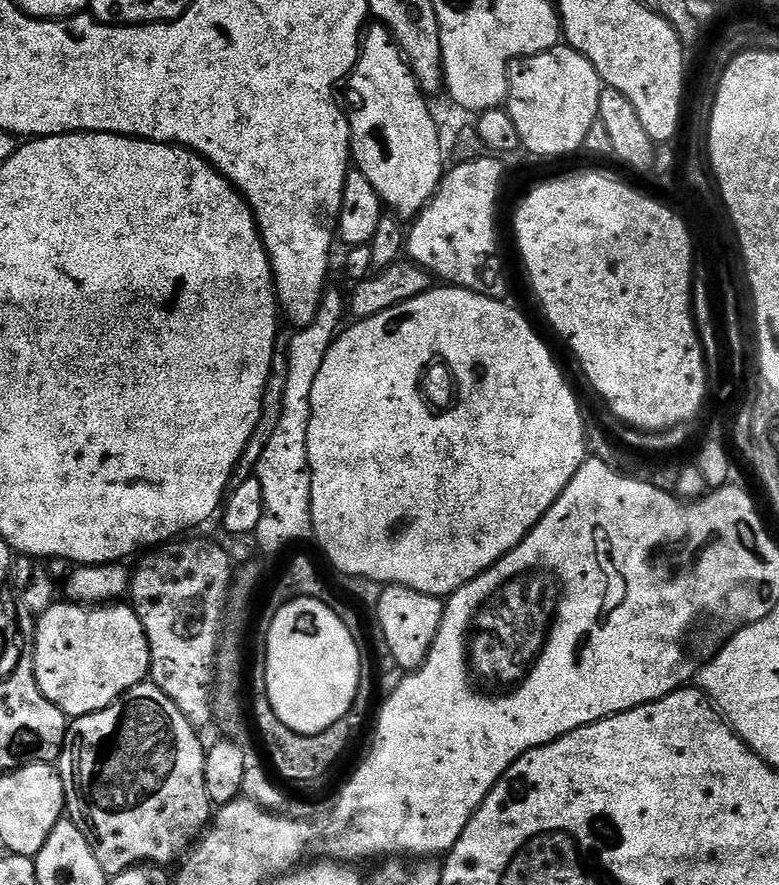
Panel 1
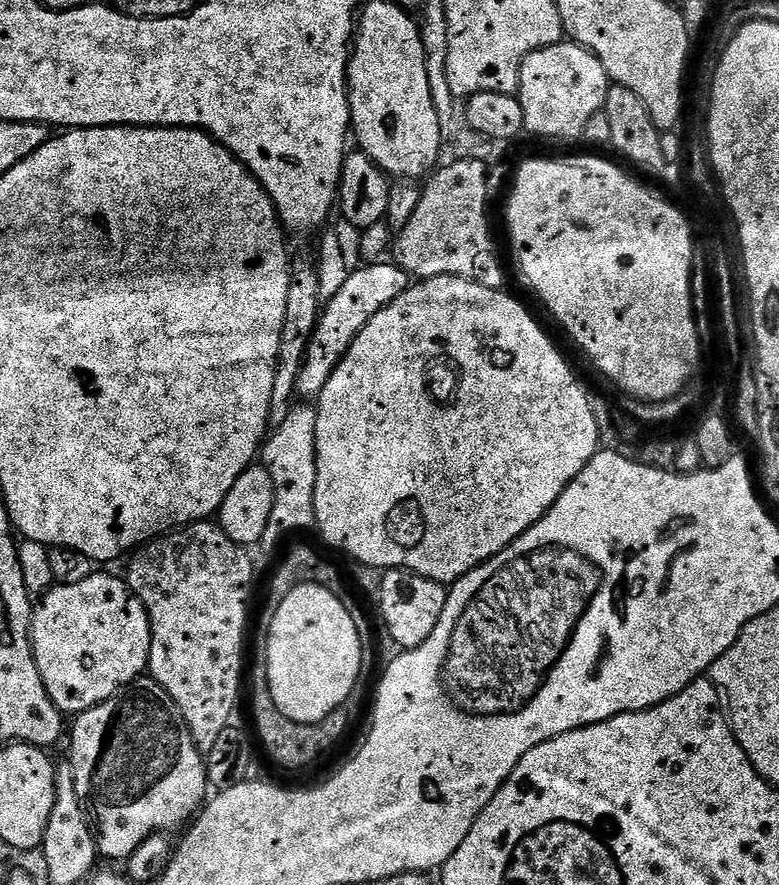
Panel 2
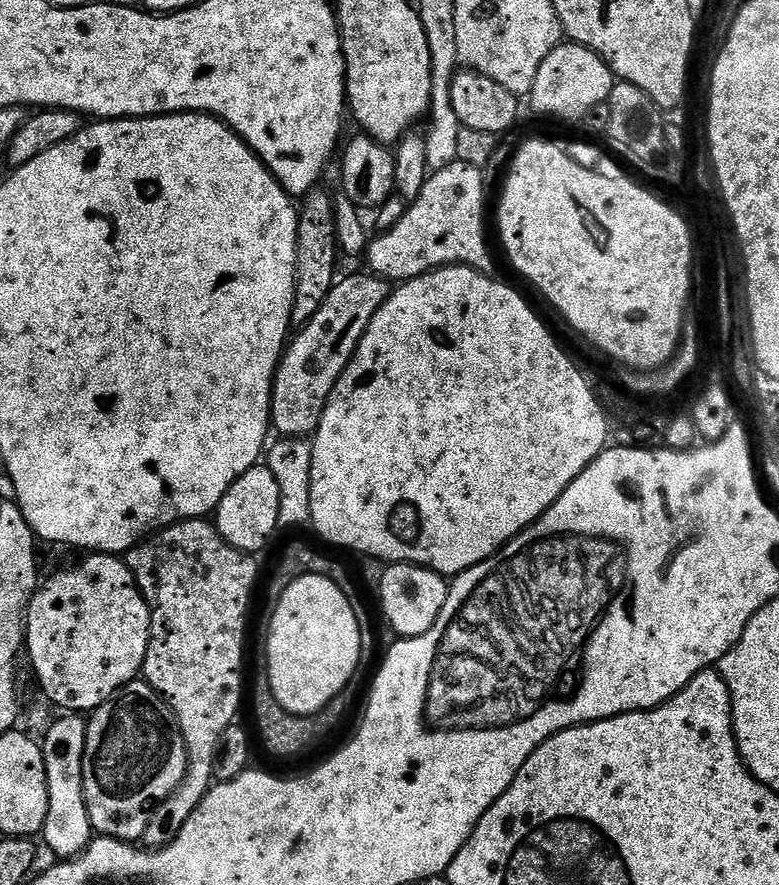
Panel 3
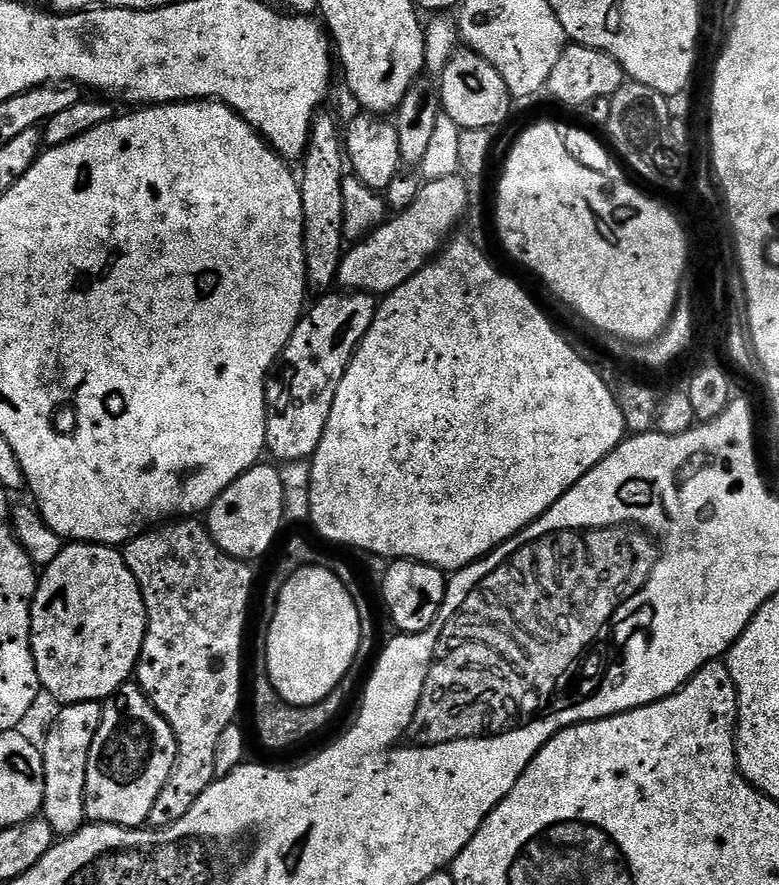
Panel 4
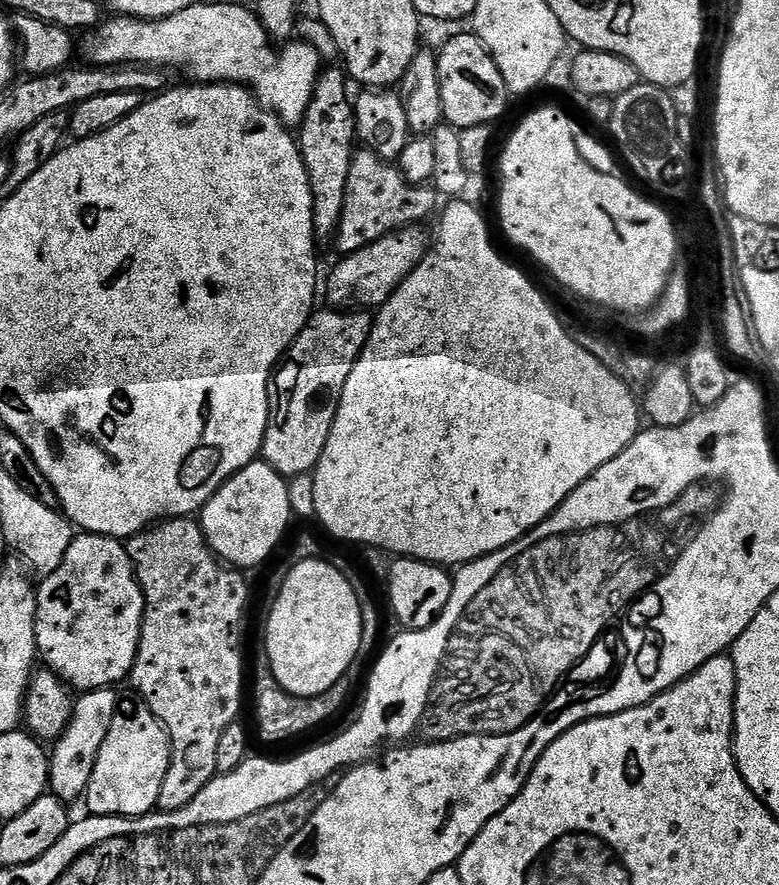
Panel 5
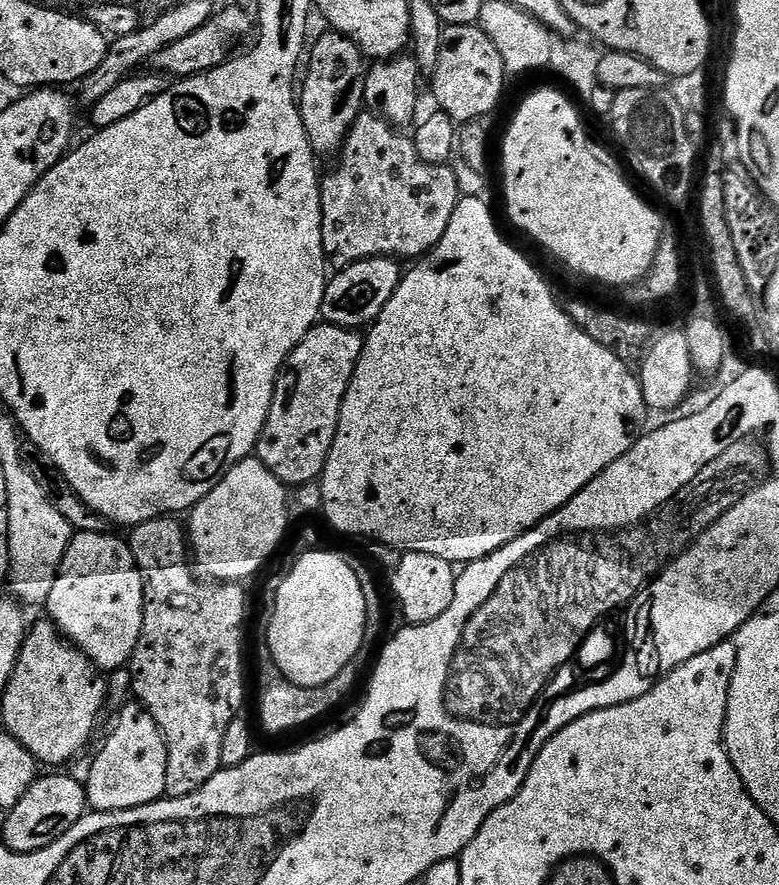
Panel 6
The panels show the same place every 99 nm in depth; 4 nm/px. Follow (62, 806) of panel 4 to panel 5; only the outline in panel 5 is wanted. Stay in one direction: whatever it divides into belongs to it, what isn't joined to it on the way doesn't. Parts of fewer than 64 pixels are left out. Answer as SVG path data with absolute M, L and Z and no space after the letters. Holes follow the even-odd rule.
M115 687L99 688L75 697L72 720L50 748L48 782L51 795L65 802L73 802L87 793L98 750L102 750L102 742L106 742L106 734L110 734L110 722L114 722L114 714L121 701L116 691Z

